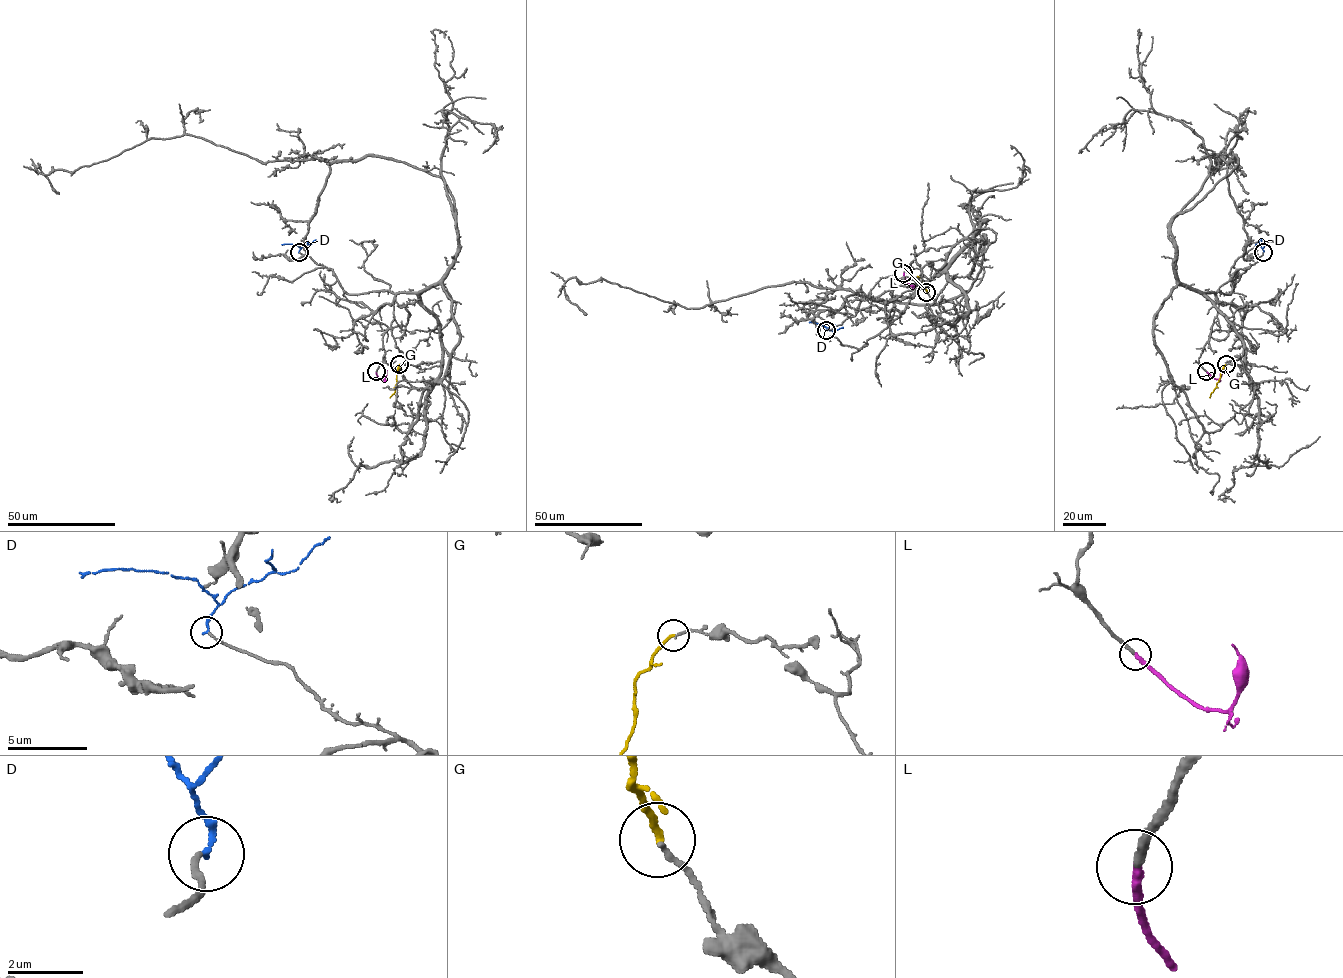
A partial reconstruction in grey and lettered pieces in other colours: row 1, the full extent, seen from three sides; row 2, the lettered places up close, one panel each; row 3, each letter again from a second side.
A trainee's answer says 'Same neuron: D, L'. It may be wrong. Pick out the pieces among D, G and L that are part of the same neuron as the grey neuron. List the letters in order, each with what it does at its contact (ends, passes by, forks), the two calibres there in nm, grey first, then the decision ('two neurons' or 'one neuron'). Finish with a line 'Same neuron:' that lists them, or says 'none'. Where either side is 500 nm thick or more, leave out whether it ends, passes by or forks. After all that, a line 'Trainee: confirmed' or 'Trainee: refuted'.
D: it ends; calibres 160 and 170 nm; one neuron
G: it ends; calibres 150 and 170 nm; two neurons
L: it ends; calibres 240 and 240 nm; one neuron
Same neuron: D, L
Trainee: confirmed

